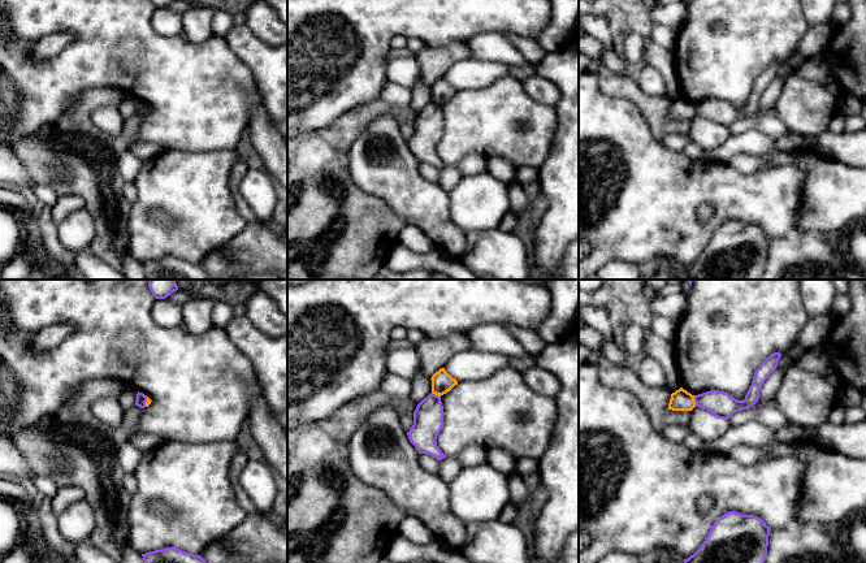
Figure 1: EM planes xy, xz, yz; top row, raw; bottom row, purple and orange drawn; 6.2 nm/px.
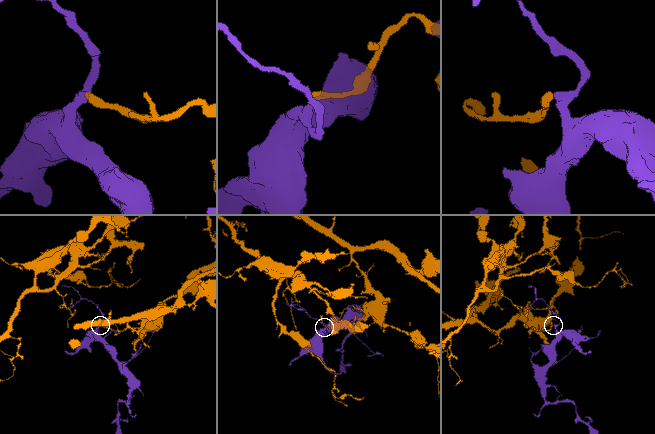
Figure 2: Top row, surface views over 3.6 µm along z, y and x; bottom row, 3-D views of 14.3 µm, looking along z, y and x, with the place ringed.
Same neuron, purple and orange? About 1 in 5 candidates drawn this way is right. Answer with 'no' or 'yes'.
no

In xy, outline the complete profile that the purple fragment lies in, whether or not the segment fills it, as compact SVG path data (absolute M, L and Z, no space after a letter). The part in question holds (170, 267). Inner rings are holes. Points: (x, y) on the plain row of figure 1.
M177 256L142 263L146 280L212 280L200 264Z

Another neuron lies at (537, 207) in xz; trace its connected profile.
M540 192L537 198L533 202L531 202L531 207L529 207L529 211L532 215L531 233L534 237L534 243L536 243L536 229L538 226L538 221L541 220L545 209L546 209L546 199L544 194Z

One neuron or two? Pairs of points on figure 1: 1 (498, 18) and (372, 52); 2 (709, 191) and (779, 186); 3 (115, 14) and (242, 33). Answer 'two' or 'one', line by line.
1: one
2: one
3: two

